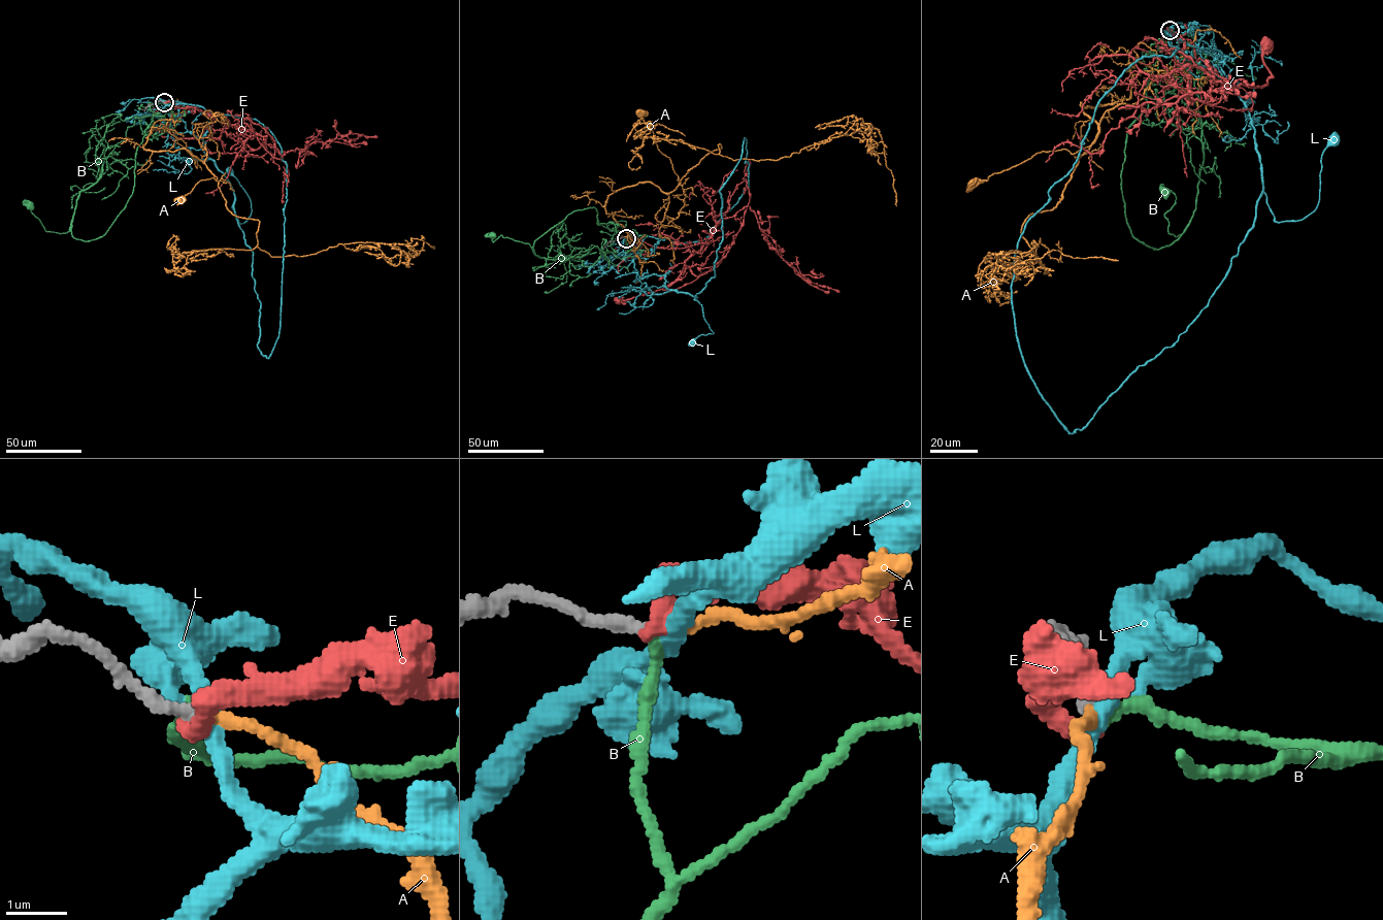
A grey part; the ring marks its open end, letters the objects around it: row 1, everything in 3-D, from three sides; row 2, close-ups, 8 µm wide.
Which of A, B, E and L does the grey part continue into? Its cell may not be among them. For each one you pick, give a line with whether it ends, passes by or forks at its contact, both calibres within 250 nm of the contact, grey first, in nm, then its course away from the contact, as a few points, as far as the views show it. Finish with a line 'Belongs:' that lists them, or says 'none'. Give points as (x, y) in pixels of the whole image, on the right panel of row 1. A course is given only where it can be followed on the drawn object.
A: it ends; calibres 200 and 180 nm; course (1170, 31), (1171, 69), (1134, 74), (1128, 99), (1081, 103), (1098, 130), (1089, 145), (1036, 153), (973, 185)
Belongs: A

